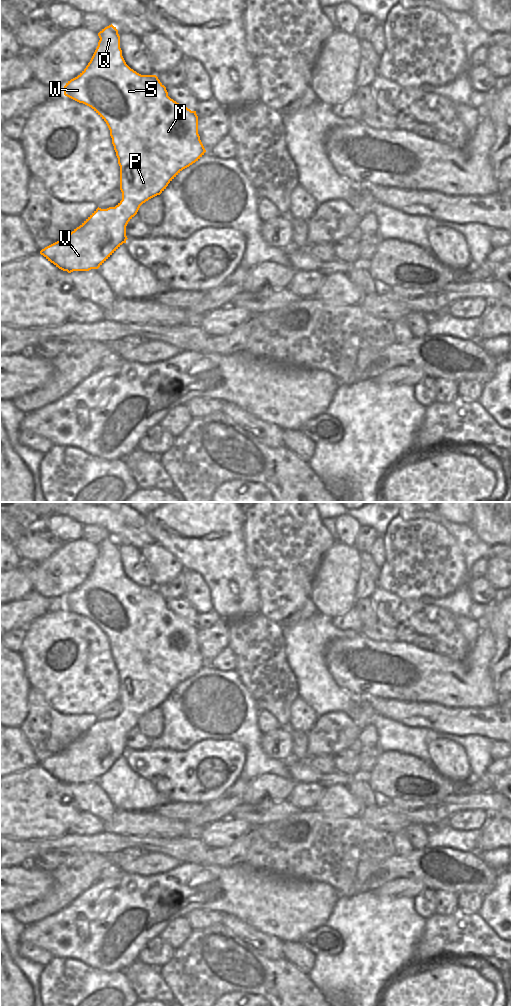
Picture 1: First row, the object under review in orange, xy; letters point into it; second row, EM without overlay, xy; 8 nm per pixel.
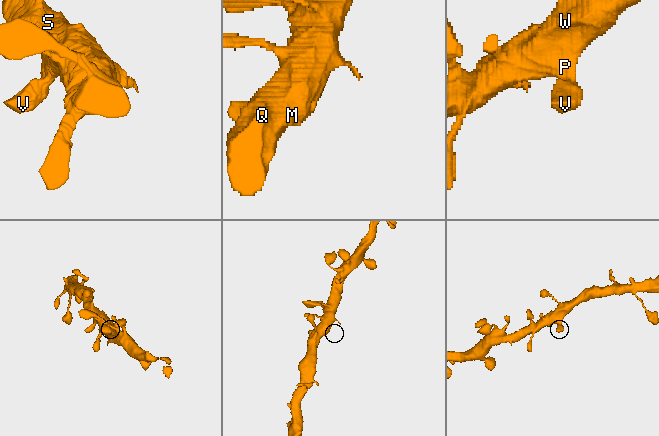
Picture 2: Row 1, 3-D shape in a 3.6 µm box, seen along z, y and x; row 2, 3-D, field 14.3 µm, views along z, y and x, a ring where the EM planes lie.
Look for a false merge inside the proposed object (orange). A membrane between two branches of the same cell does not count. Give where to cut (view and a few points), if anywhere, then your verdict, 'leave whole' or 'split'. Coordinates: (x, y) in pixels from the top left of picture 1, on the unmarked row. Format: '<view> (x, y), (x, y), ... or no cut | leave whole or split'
no cut | leave whole

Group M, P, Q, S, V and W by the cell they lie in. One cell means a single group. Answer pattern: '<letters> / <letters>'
M P Q S V W

